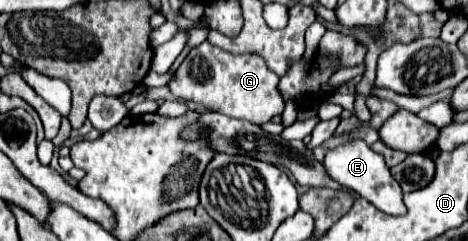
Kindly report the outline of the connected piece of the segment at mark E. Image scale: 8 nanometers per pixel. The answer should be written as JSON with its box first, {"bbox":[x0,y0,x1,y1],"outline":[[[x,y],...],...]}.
{"bbox":[323,141,407,215],"outline":[[[351,141],[343,147],[337,147],[333,151],[329,151],[325,155],[323,161],[327,173],[343,187],[355,191],[359,197],[367,199],[369,203],[373,203],[379,211],[387,213],[387,215],[405,215],[407,207],[403,205],[403,193],[399,189],[399,183],[391,177],[389,167],[385,165],[383,157],[375,151],[371,151],[369,145],[365,145],[363,141]]]}

